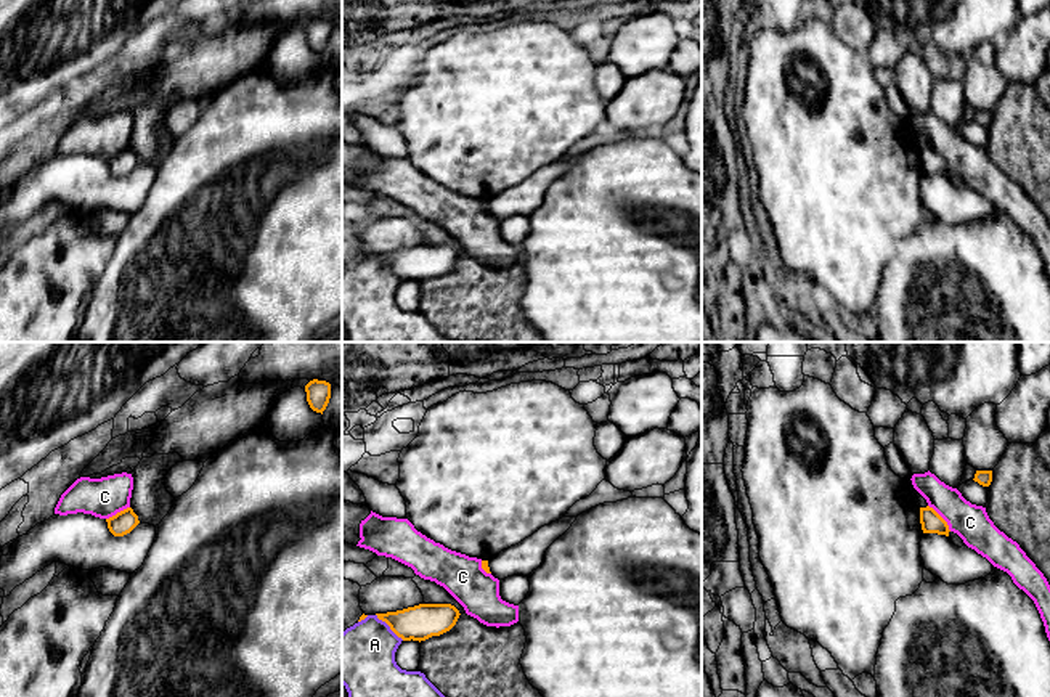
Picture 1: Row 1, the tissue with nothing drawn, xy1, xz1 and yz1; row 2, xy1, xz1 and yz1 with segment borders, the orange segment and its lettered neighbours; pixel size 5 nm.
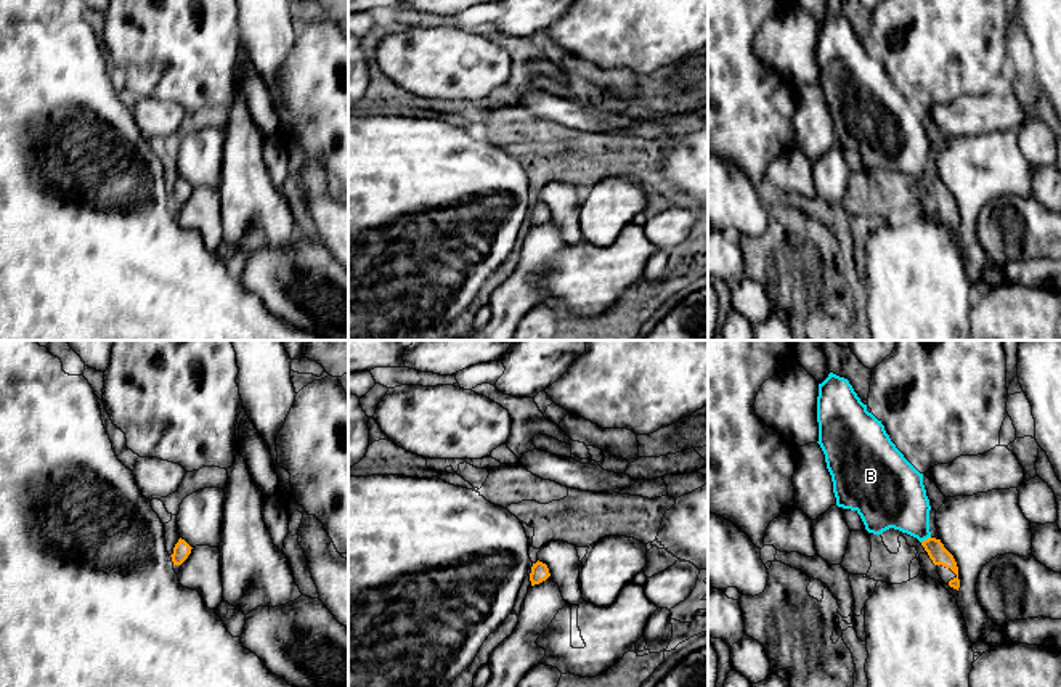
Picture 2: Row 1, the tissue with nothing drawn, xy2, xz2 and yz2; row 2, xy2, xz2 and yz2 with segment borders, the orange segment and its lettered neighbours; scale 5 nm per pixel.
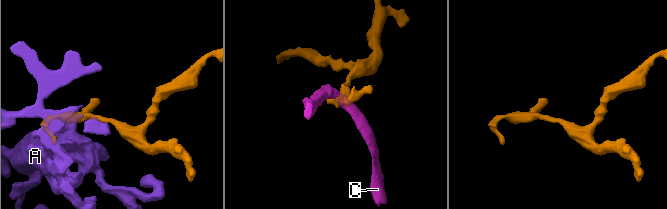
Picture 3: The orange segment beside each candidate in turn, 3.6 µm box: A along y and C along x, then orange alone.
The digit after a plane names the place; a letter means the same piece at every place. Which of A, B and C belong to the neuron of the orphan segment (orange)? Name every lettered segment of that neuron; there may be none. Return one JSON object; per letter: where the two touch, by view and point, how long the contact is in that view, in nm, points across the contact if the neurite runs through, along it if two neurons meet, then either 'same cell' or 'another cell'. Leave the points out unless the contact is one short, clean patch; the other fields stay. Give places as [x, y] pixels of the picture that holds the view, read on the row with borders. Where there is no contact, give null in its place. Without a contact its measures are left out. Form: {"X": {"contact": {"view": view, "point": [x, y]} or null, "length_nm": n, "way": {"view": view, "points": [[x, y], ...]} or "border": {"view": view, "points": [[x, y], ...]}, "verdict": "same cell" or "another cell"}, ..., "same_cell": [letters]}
{"A": {"contact": {"view": "xz1", "point": [389, 625]}, "length_nm": 190, "verdict": "another cell"}, "B": {"contact": {"view": "yz2", "point": [925, 540]}, "length_nm": 60, "way": {"view": "yz2", "points": [[936, 551], [925, 540], [907, 509], [898, 500]]}, "verdict": "same cell"}, "C": {"contact": {"view": "yz1", "point": [941, 517]}, "length_nm": 180, "border": {"view": "yz1", "points": [[928, 505], [951, 530]]}, "verdict": "another cell"}, "same_cell": ["B"]}

